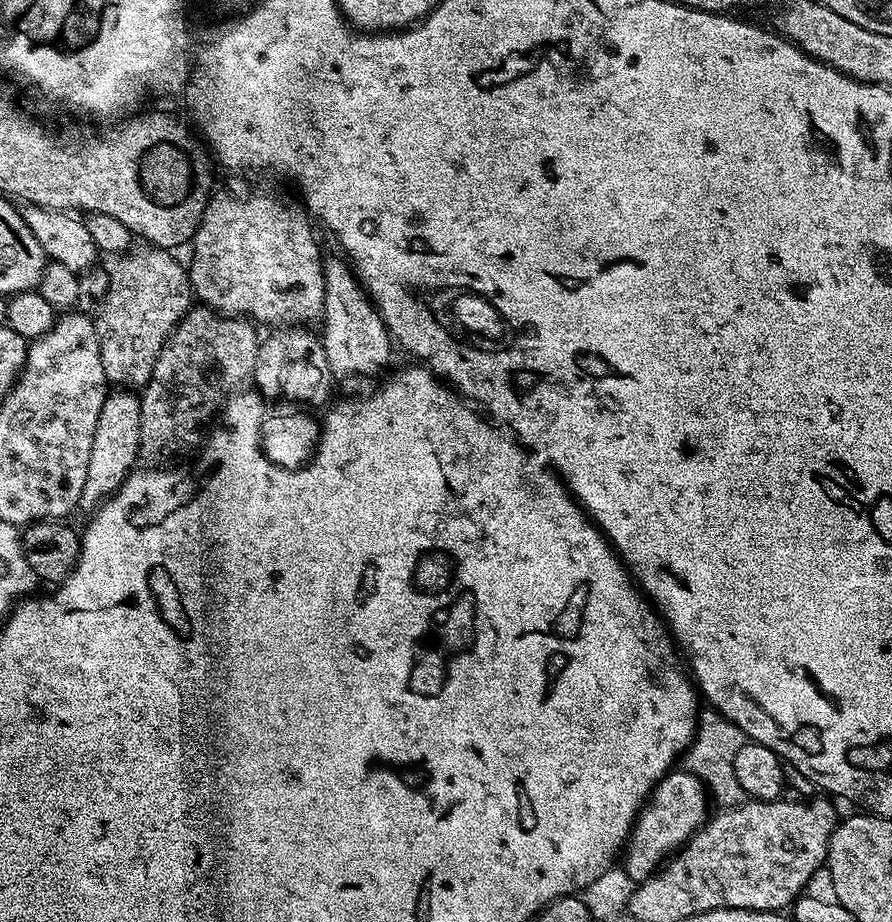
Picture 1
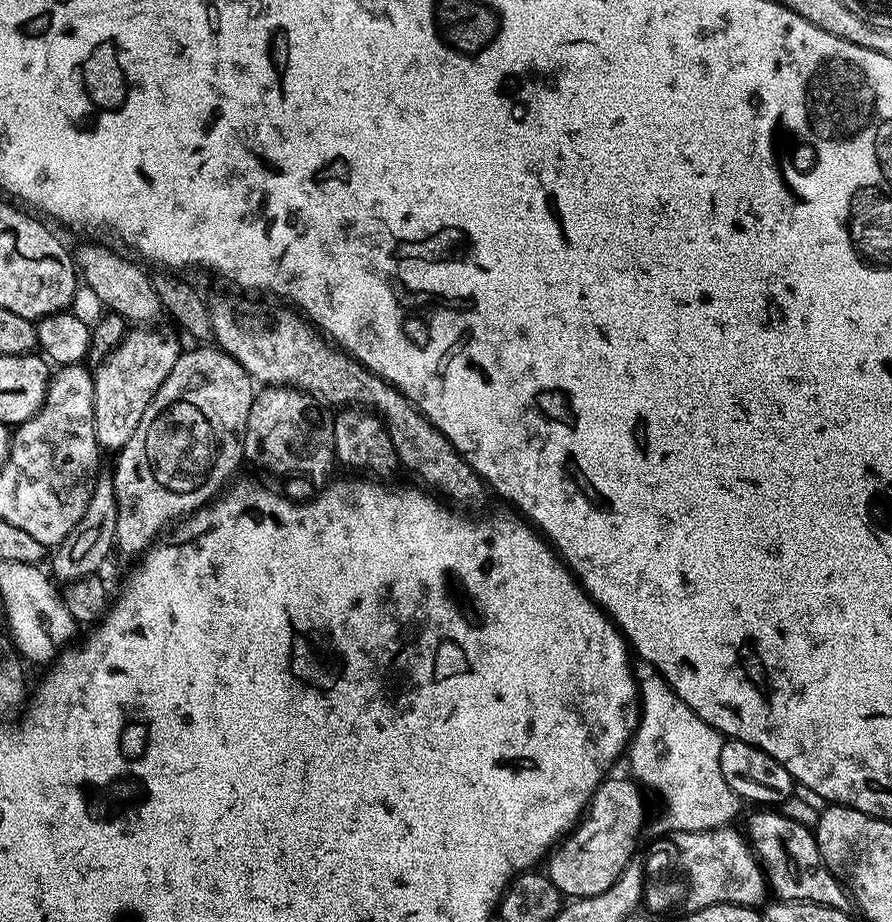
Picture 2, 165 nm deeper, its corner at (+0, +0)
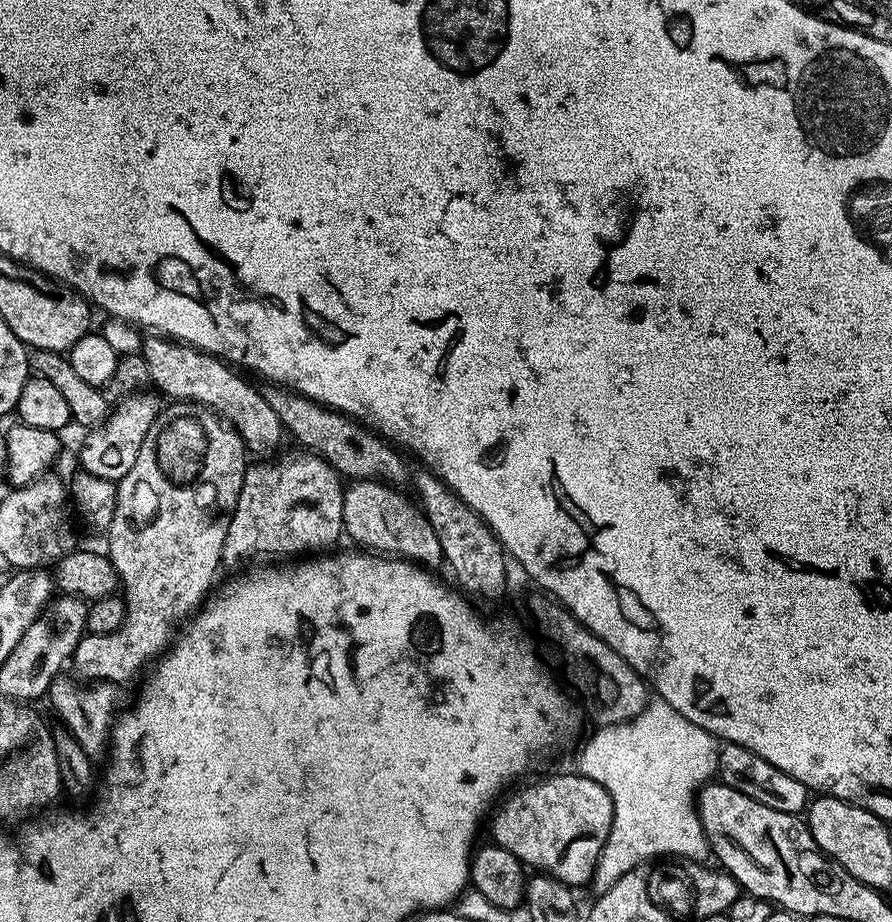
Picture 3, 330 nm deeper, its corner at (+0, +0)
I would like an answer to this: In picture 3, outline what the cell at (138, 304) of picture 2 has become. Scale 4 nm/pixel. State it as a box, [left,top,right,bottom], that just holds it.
[142,334,286,454]

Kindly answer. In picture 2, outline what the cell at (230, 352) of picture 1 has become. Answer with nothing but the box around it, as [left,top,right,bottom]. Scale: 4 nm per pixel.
[110,347,254,558]

